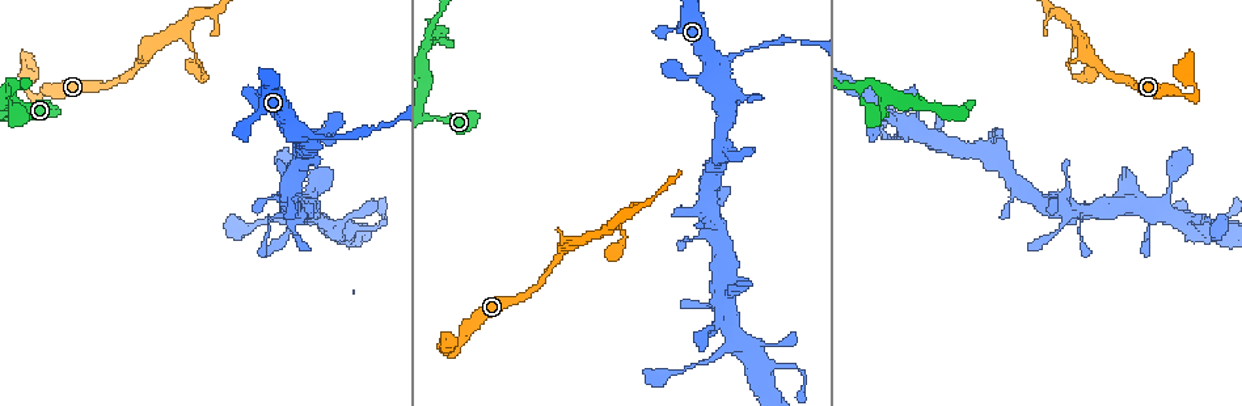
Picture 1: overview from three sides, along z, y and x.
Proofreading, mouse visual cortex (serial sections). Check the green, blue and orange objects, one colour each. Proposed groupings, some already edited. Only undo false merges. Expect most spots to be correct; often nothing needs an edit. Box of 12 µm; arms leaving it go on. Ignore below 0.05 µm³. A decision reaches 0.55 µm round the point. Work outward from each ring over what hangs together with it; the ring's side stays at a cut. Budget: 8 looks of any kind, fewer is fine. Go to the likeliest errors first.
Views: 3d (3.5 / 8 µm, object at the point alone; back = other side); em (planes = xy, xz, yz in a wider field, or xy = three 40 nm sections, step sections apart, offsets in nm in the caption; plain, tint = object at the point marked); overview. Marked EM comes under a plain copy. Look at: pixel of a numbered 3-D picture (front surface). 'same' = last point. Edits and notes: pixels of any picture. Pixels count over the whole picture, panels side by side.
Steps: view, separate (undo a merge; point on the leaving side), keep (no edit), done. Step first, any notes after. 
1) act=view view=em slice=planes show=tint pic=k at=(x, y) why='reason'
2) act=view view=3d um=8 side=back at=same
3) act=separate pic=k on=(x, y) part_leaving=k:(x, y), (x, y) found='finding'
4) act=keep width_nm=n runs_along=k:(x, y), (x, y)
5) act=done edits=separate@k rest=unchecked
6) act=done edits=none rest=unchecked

act=view view=3d um=8 pic=1 at=(434, 40) why='abrupt turn'

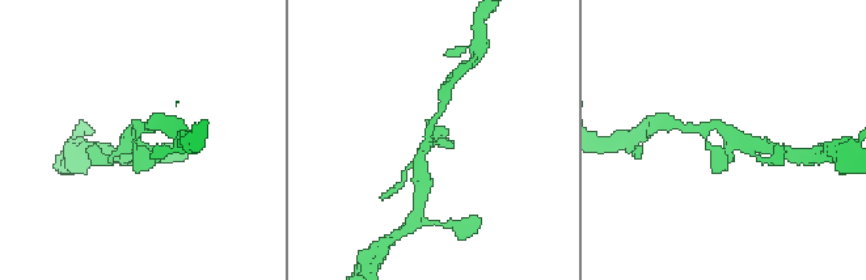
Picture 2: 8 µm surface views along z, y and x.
act=view view=3d um=3.5 pic=2 at=(731, 143)

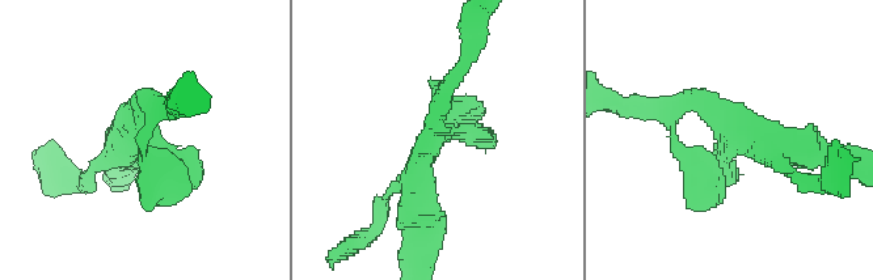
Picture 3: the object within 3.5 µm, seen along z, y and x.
act=view view=em slice=planes show=tint pic=3 at=(727, 144)

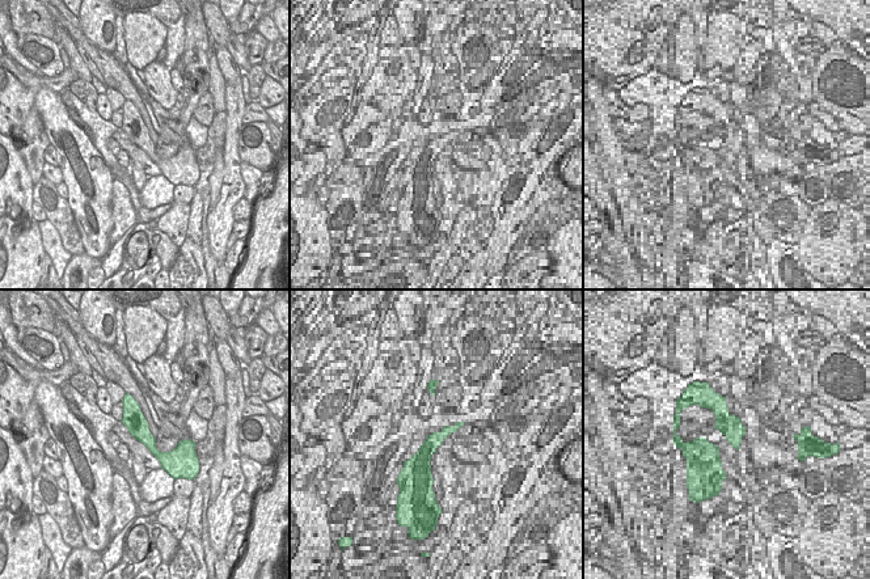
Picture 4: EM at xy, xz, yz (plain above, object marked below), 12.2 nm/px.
act=keep width_nm=280 runs_along=3:(785, 151), (742, 130), (695, 211) found='continuous, no second cell'

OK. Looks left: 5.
act=view view=em slice=xy step=1 show=tint pic=1 at=(174, 32) why='three arms meet'

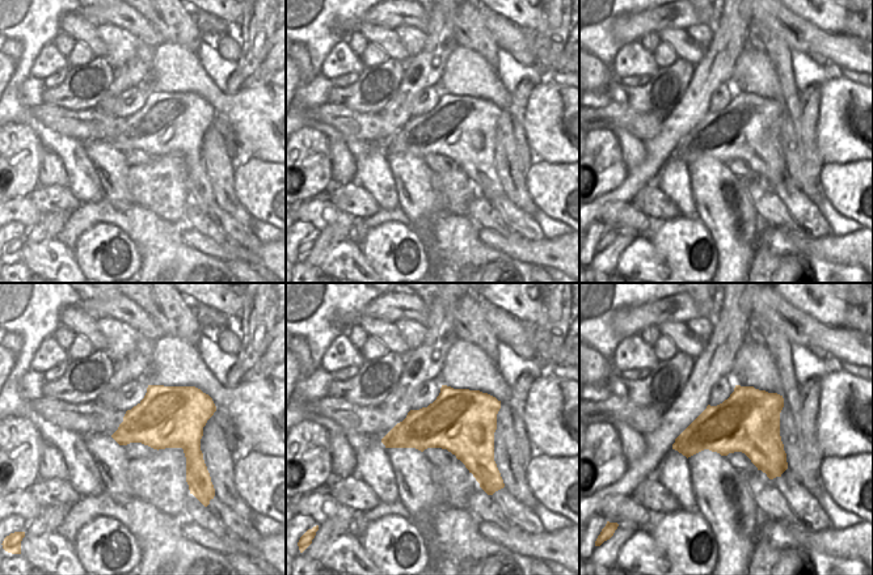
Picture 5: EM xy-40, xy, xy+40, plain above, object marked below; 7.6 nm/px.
act=view view=3d um=3.5 at=same why='wider look'

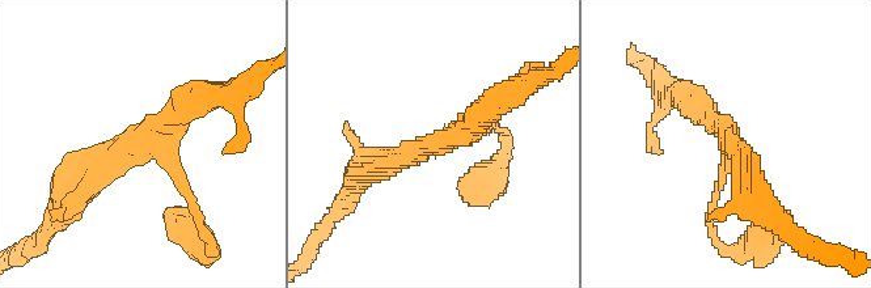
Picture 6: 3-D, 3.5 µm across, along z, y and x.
act=keep runs_along=6:(76, 194), (117, 149), (206, 93) found='all the same cell'

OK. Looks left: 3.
act=view view=3d um=8 pic=1 at=(713, 68) why='looks like a crossing'

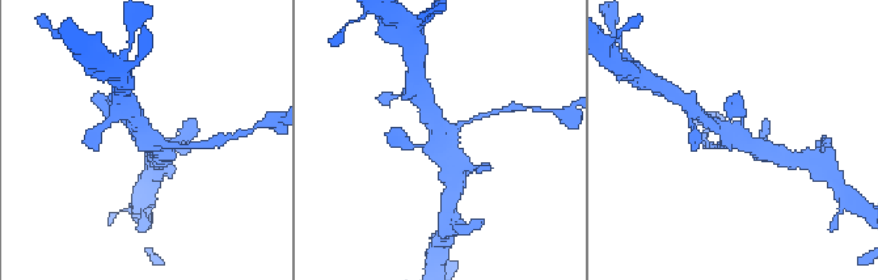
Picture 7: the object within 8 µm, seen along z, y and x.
act=view view=3d um=3.5 pic=7 at=(730, 136)

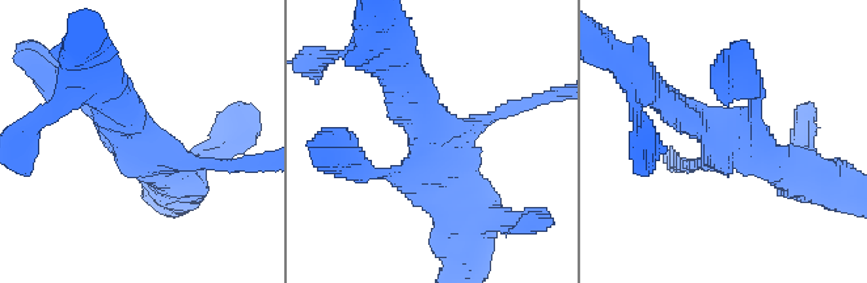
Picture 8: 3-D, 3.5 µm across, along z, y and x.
act=view view=em slice=planes show=tint pic=8 at=(725, 145) why='need the tissue'

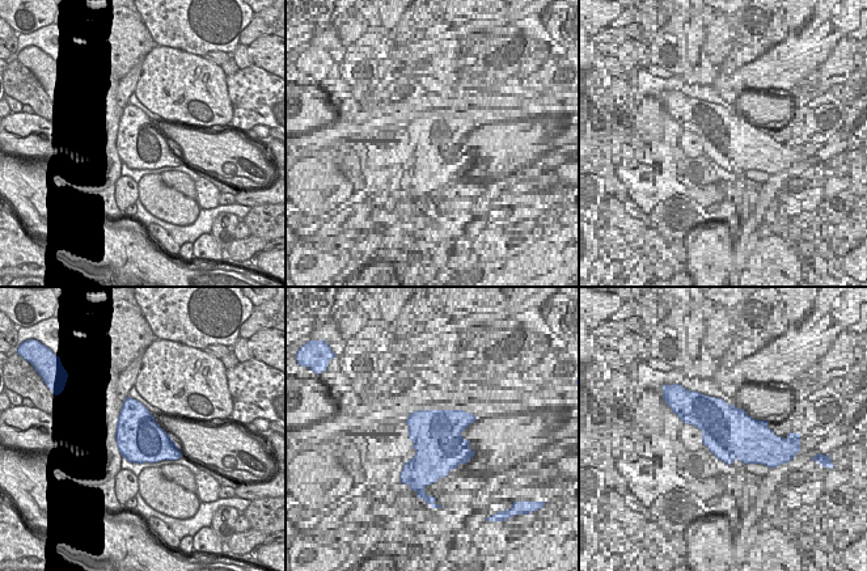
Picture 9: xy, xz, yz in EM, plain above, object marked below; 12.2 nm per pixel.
act=keep width_nm=600 runs_along=8:(662, 96), (731, 152), (795, 172) found='one cell here'

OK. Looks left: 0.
act=done edits=none rest=unchecked

